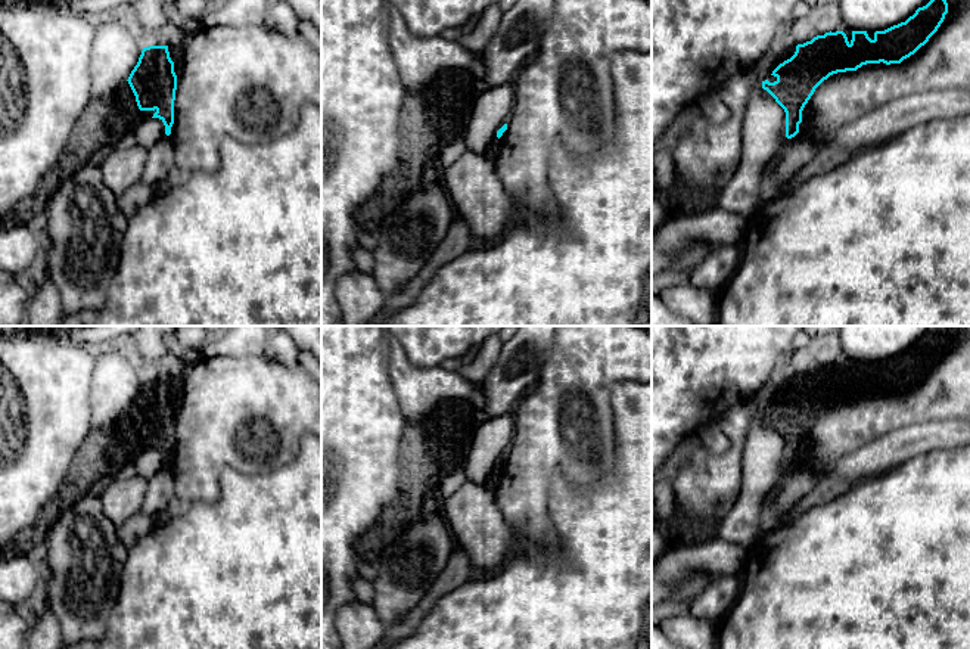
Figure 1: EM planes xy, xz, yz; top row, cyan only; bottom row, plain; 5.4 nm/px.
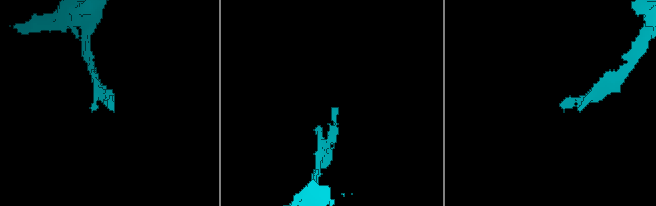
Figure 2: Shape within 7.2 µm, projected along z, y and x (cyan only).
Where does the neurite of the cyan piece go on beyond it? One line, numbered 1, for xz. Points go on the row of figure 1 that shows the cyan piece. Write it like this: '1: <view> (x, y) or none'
1: none

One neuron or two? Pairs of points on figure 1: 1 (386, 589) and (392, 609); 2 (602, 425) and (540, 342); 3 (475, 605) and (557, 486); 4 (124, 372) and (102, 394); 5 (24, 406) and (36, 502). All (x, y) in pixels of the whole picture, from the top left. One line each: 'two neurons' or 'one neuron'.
1: one neuron
2: two neurons
3: one neuron
4: one neuron
5: one neuron

